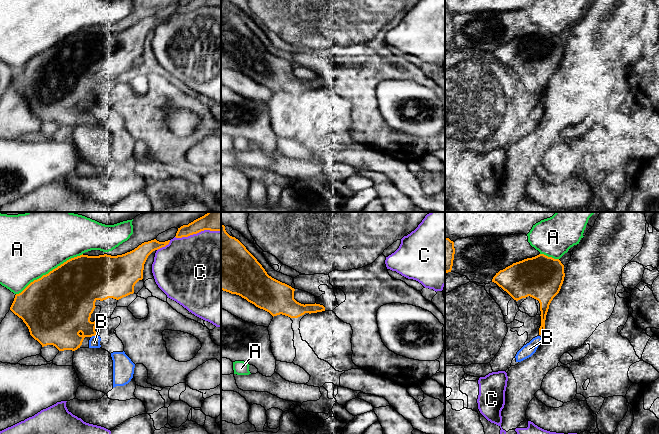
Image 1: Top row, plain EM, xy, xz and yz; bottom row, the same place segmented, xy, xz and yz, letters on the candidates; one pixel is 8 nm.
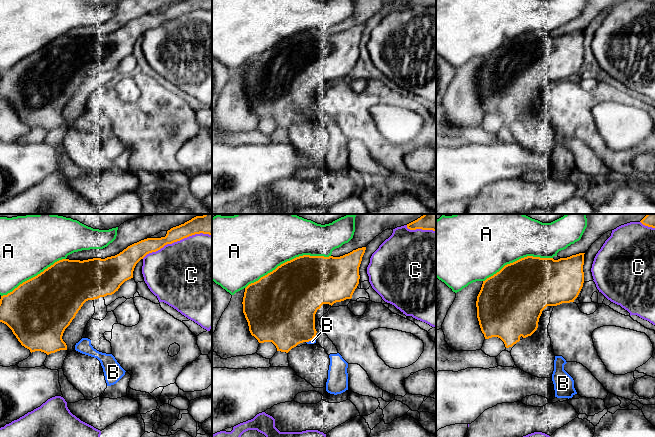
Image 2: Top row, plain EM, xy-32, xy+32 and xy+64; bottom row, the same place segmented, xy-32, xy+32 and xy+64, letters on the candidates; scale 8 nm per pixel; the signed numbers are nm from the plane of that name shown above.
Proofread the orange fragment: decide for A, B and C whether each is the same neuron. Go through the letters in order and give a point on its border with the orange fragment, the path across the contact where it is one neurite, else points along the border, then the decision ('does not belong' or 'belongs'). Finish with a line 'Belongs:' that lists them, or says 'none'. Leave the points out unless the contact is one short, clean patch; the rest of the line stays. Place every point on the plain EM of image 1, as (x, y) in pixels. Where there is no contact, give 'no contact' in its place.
A: meets orange in xy at (50, 47); does not belong
B: meets orange in xy at (93, 111); belongs
C: meets orange in xy at (197, 8); does not belong
Belongs: B

